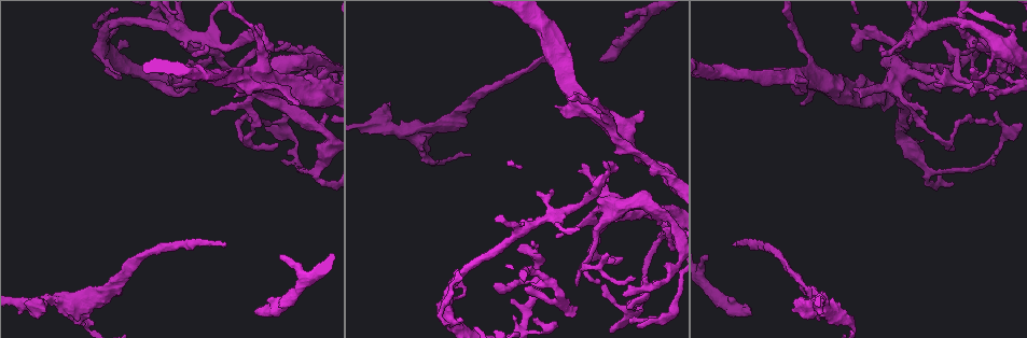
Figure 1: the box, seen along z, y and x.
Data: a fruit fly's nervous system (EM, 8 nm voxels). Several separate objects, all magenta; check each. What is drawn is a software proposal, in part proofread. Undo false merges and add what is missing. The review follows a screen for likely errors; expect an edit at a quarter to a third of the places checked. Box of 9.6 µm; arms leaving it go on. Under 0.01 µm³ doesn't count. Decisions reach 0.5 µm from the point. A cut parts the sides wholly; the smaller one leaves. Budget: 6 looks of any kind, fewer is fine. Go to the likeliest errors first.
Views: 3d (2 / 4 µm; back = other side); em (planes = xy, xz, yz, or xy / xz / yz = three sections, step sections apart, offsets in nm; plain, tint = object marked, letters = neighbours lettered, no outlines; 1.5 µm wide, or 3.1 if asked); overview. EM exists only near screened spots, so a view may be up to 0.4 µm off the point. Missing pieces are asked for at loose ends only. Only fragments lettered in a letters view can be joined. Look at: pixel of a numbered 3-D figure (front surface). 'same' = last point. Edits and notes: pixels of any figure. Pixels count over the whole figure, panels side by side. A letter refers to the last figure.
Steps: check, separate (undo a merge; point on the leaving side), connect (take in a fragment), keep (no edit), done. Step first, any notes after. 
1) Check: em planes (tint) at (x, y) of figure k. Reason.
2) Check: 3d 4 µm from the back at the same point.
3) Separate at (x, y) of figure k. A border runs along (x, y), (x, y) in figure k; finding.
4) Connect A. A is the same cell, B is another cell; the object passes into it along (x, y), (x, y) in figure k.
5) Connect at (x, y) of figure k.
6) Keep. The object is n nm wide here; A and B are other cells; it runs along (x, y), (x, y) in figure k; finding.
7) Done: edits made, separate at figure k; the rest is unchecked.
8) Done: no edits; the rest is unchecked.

Check: 3d 4 µm at (985, 73) of figure 1. Sharp bend.

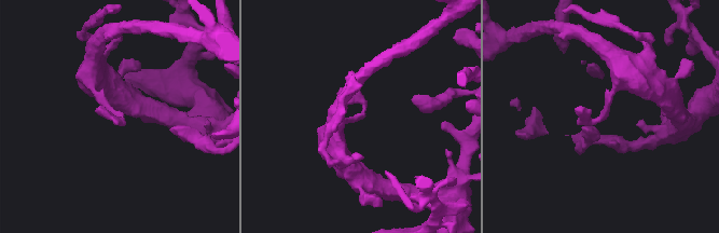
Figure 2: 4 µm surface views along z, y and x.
Check: em planes (letters) at (358, 118) of figure 2.

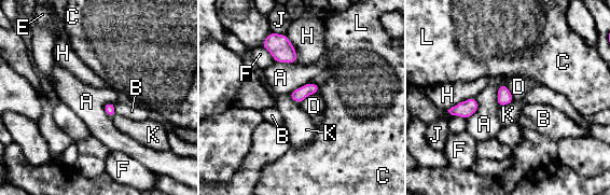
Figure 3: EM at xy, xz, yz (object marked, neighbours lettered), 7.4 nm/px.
Keep. A, B, C, D, E, F, H, J, K and L are other cells; one cell here.

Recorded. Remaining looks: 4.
Check: em xy step 4 (letters) at (298, 98) of figure 1. Four arms meet.

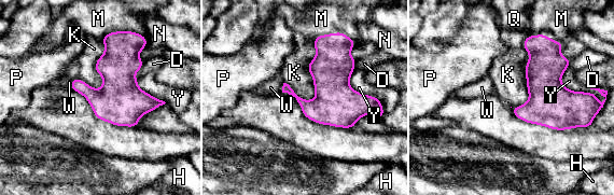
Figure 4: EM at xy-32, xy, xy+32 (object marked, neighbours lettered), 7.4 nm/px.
Keep. D, H, K, M, N, P, Q, W and Y are other cells; a border runs along (314, 44), (315, 97), (305, 100) in figure 4; all the same cell.

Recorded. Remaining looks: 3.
Check: em planes (letters) at (259, 31) of figure 1.

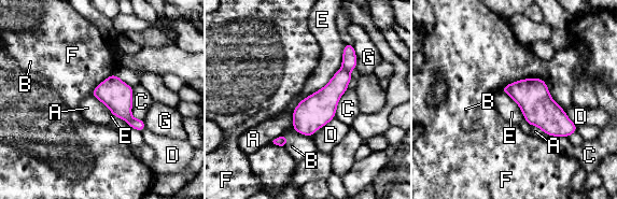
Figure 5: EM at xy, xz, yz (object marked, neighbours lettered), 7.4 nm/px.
Keep. A, B, C, D, E, F and G are other cells; it runs along (350, 46), (338, 85), (302, 131) in figure 5; one cell here.

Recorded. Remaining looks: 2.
Done: no edits; the rest is unchecked.

